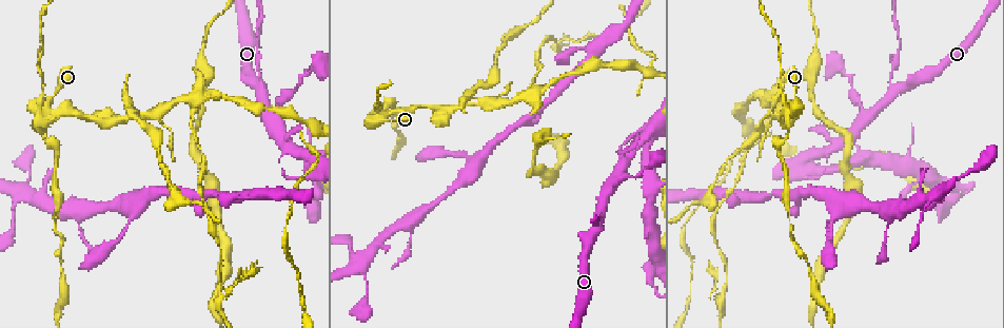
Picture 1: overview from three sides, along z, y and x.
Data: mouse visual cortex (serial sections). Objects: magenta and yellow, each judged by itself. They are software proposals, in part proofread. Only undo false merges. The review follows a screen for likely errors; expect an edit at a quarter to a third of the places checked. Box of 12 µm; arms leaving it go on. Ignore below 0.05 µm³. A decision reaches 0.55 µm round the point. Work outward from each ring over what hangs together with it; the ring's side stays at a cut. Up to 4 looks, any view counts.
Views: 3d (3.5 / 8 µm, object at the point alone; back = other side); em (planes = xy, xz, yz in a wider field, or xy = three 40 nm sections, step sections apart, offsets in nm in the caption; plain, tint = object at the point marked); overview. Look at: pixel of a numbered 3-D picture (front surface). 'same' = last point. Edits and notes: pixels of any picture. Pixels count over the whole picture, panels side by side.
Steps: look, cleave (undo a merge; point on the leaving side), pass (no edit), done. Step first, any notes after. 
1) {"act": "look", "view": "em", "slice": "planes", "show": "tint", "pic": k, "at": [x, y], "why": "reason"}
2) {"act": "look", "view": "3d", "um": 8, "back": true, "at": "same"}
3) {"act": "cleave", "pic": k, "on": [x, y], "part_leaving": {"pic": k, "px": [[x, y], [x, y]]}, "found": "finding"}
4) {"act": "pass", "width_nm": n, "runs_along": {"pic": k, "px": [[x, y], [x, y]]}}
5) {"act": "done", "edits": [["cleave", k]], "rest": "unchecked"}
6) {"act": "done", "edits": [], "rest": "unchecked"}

{"act": "look", "view": "3d", "um": 3.5, "pic": 1, "at": [894, 91], "why": "two arms in line, one across"}

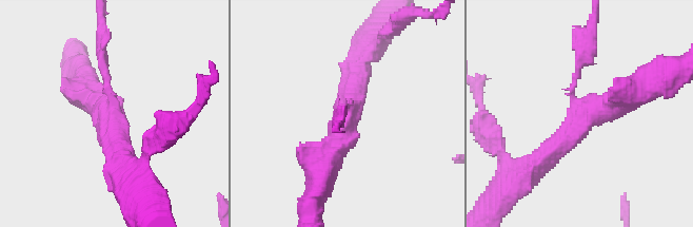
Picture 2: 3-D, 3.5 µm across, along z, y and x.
{"act": "cleave", "pic": 2, "on": [577, 48], "part_leaving": {"pic": 2, "px": [[574, 83], [593, 29]]}, "found": "two cells meet here"}

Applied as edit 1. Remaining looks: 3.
{"act": "look", "view": "overview", "why": "redraw"}

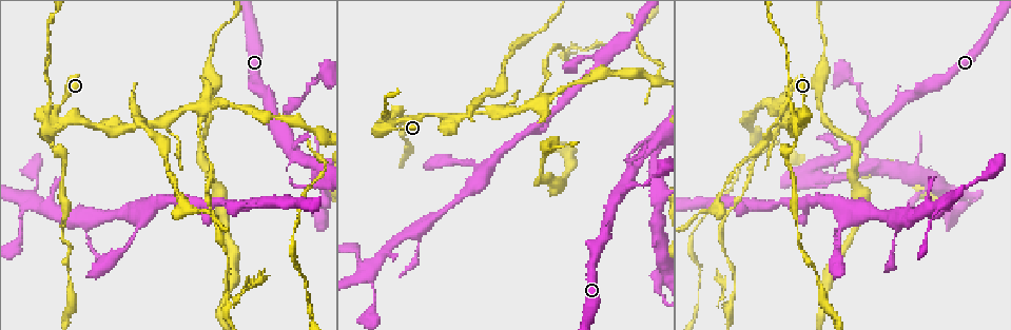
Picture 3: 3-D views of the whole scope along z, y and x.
{"act": "look", "view": "3d", "um": 3.5, "pic": 3, "at": [293, 152], "why": "a fork"}

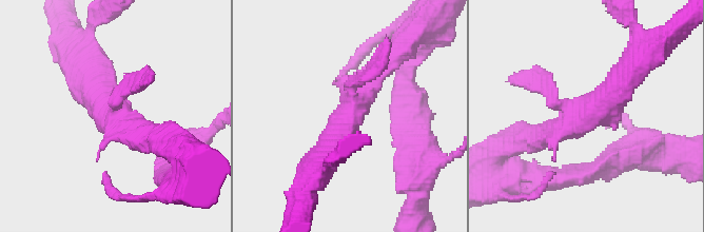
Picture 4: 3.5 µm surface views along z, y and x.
{"act": "look", "view": "em", "slice": "xy", "step": 1, "show": "tint", "pic": 4, "at": [580, 118]}

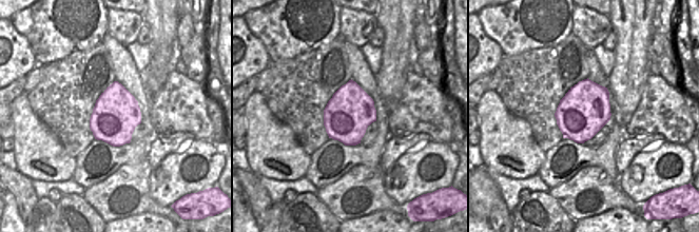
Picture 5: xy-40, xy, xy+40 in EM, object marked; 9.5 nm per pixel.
{"act": "pass", "runs_along": {"pic": 4, "px": [[320, 154], [391, 59]]}, "found": "continuous, no second cell"}

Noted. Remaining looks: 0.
{"act": "done", "edits": [["cleave", 2]], "rest": "unchecked"}

